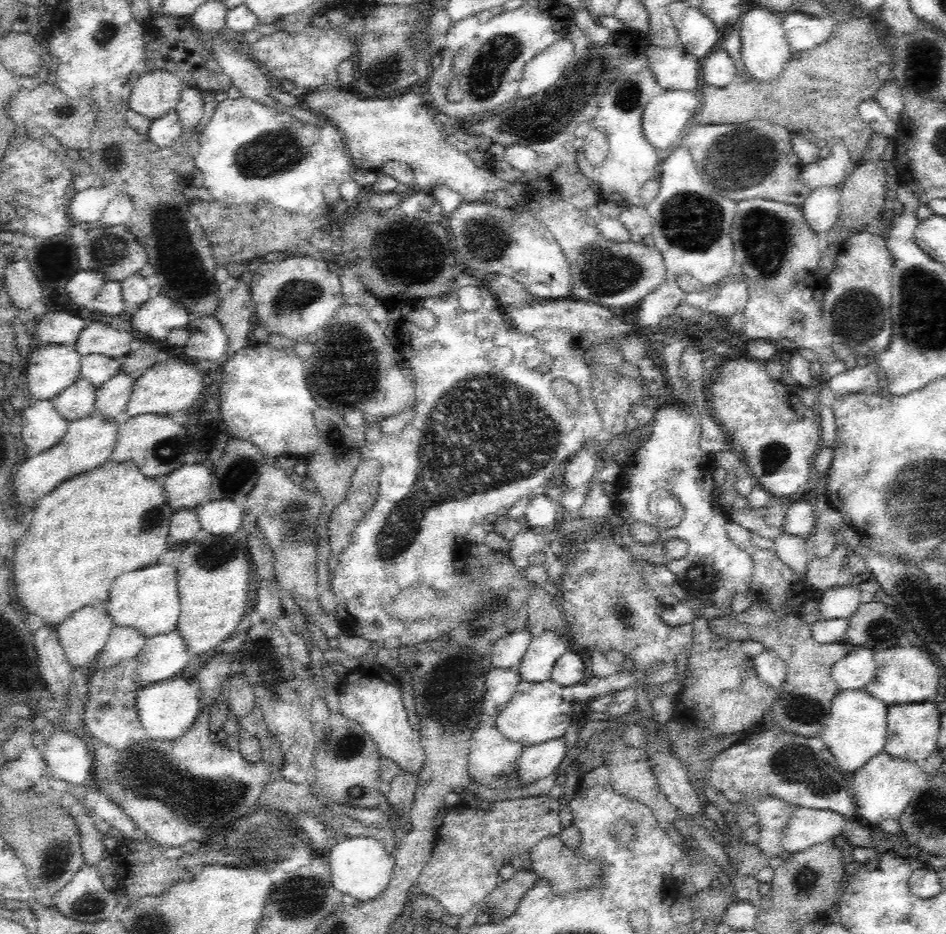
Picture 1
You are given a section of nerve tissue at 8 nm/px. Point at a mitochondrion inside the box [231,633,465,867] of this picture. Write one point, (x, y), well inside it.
(345, 745)

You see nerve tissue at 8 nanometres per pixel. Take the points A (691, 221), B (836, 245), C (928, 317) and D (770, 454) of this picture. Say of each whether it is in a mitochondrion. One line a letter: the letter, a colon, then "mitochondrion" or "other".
A: mitochondrion
B: other
C: mitochondrion
D: mitochondrion

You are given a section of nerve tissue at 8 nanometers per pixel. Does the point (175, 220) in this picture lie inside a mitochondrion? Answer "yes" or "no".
yes

